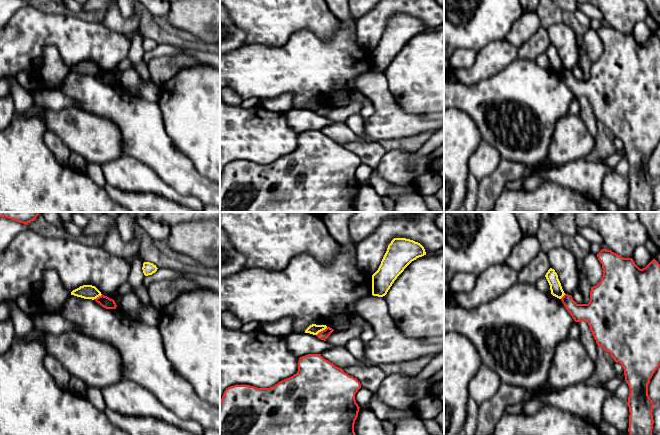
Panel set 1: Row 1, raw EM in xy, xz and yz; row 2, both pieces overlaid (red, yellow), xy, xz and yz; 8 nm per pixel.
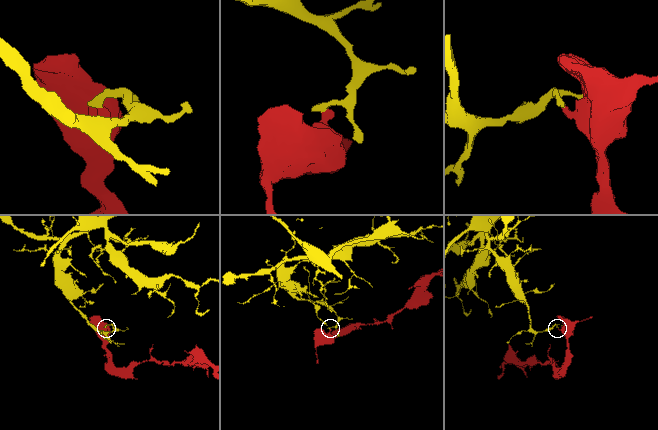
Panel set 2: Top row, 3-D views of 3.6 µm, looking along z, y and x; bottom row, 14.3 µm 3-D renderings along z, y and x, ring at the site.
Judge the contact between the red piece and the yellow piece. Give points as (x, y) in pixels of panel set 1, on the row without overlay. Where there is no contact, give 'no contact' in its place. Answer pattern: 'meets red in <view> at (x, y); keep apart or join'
meets red in xz at (321, 107); keep apart

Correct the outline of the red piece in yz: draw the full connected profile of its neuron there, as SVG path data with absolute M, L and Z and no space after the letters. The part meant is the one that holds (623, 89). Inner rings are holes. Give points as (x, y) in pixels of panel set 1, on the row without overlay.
M602 25L597 30L602 40L601 57L591 63L588 80L577 80L571 71L565 70L561 77L575 98L586 97L598 122L609 128L615 138L619 138L625 151L630 169L628 173L629 204L631 212L652 212L654 179L648 171L648 161L660 142L660 40L653 35L640 45L632 34L623 34L611 26Z

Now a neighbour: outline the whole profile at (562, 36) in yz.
M562 21L551 24L547 31L550 44L557 49L564 69L572 71L579 61L578 43L573 29Z

